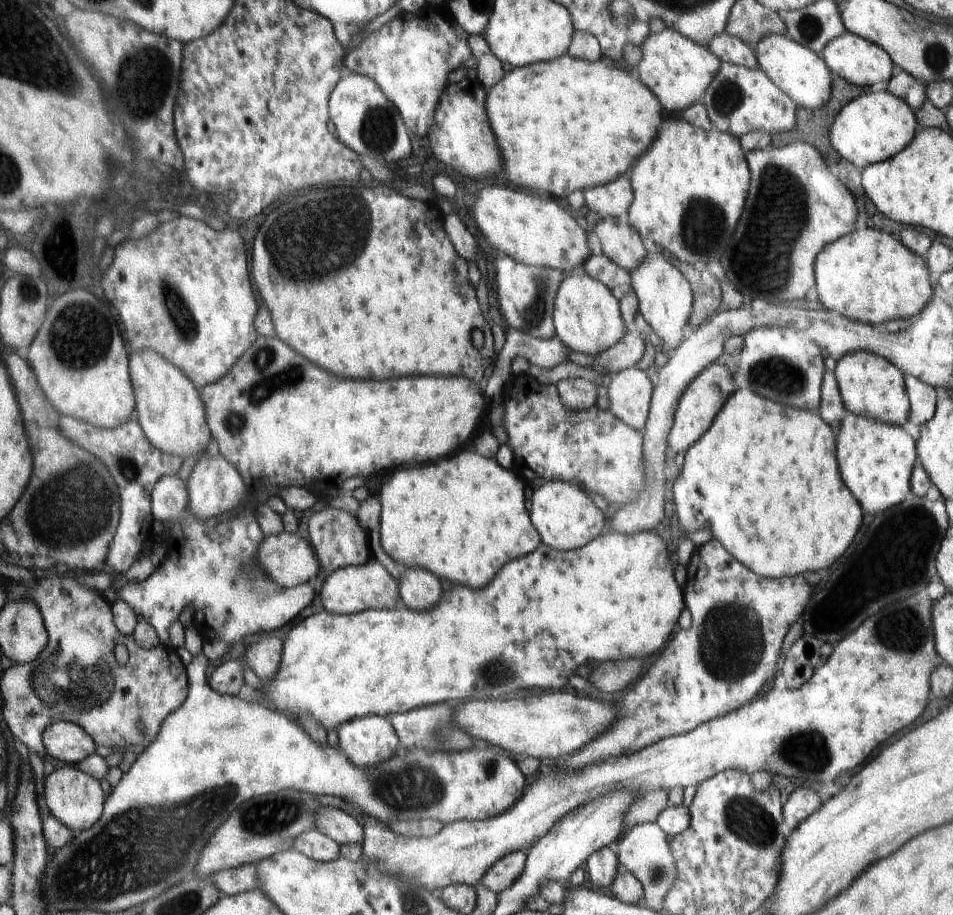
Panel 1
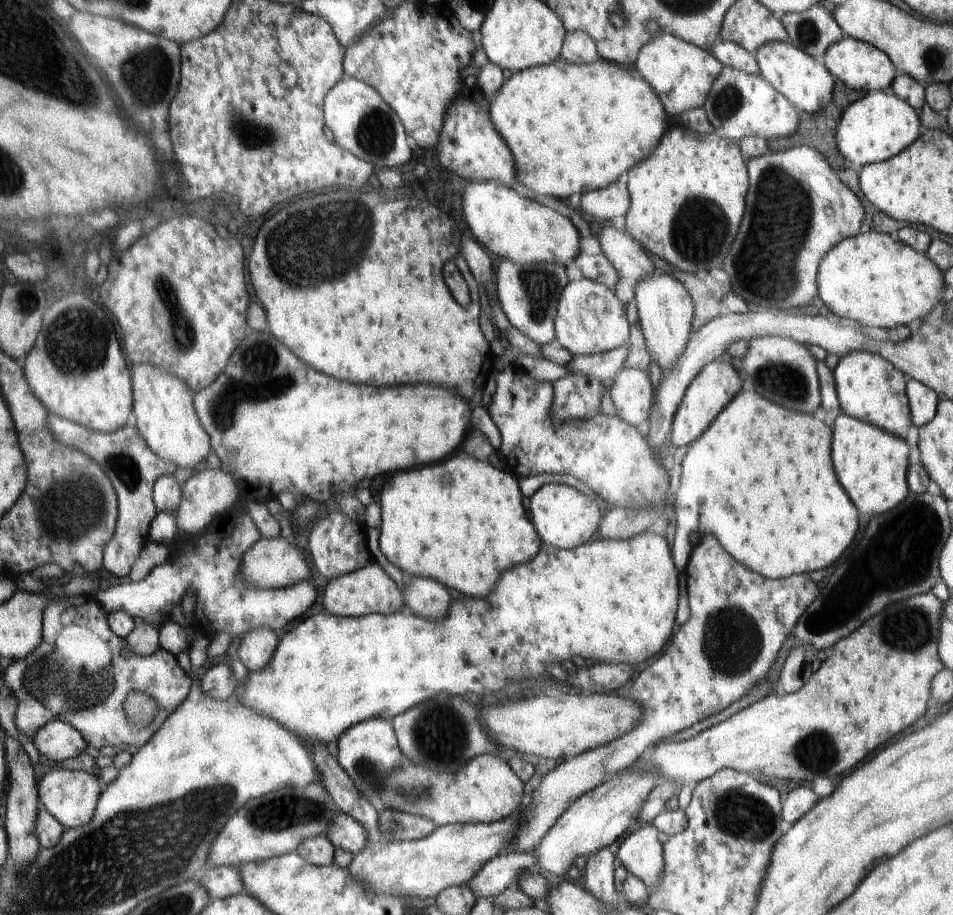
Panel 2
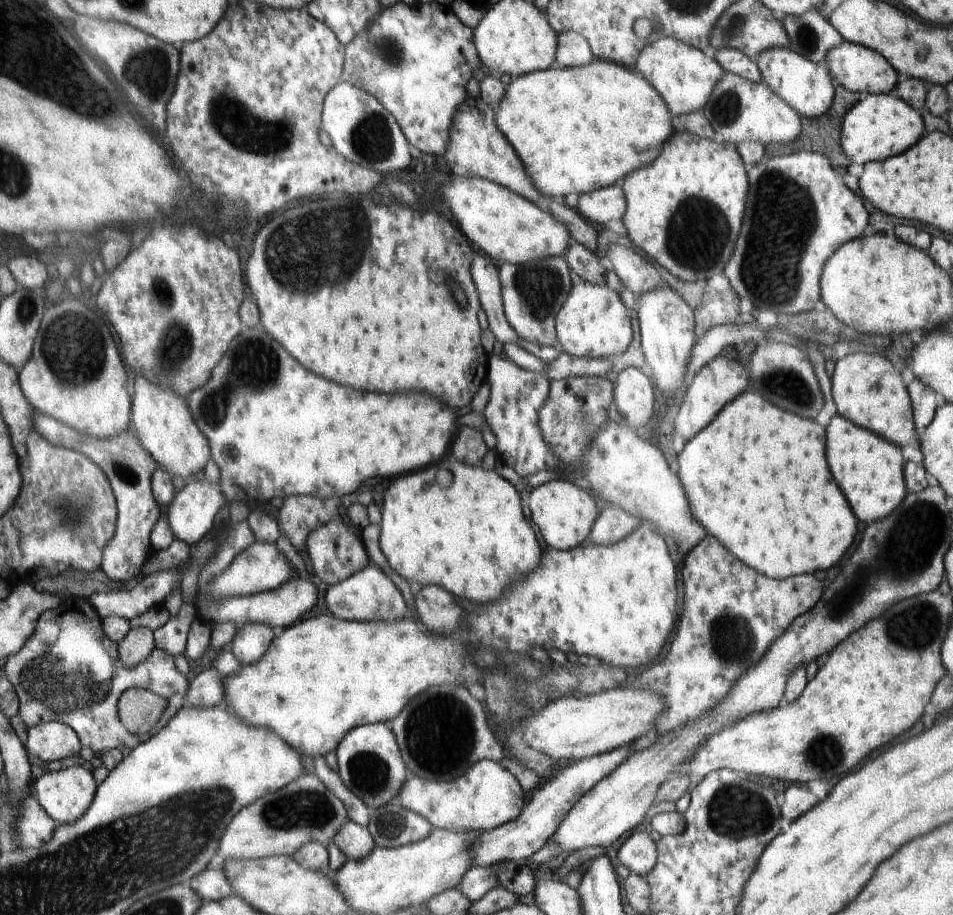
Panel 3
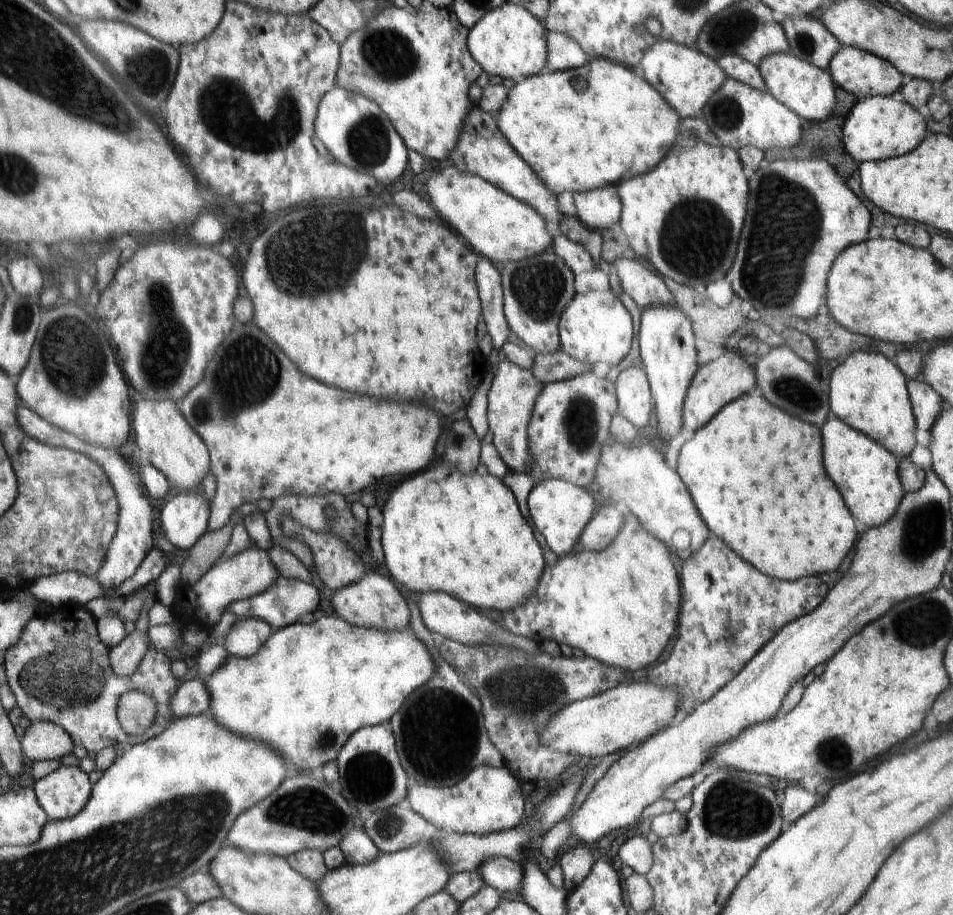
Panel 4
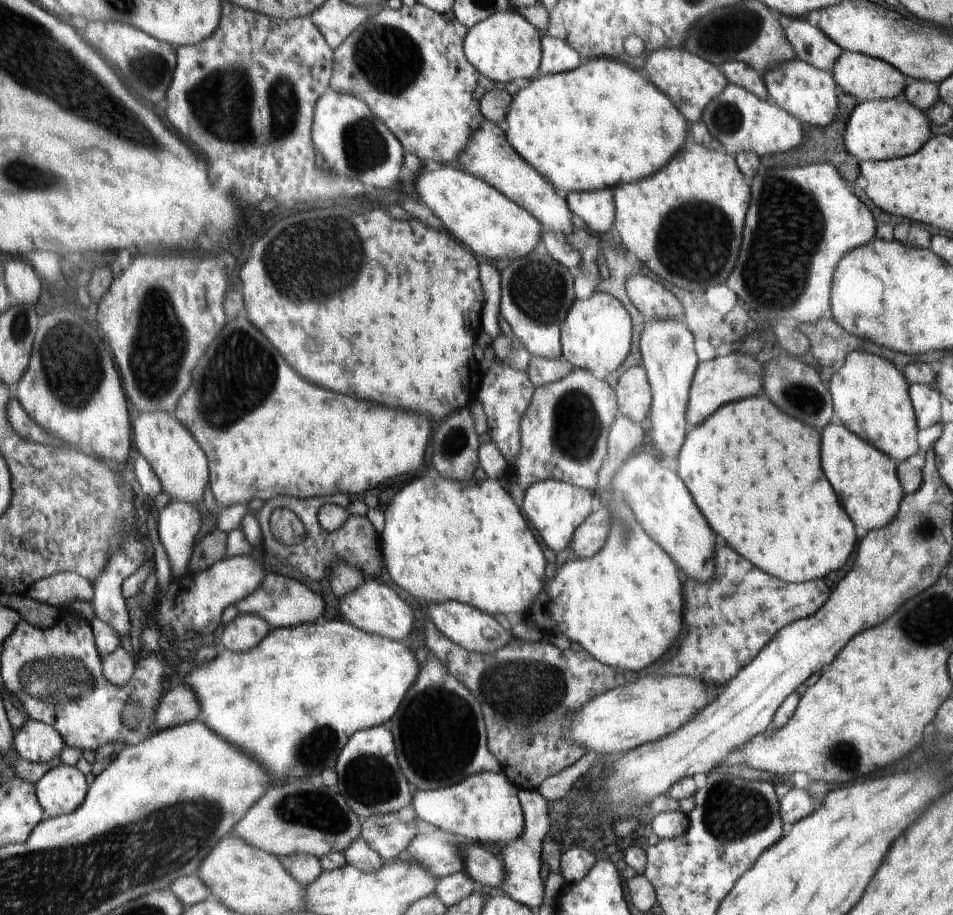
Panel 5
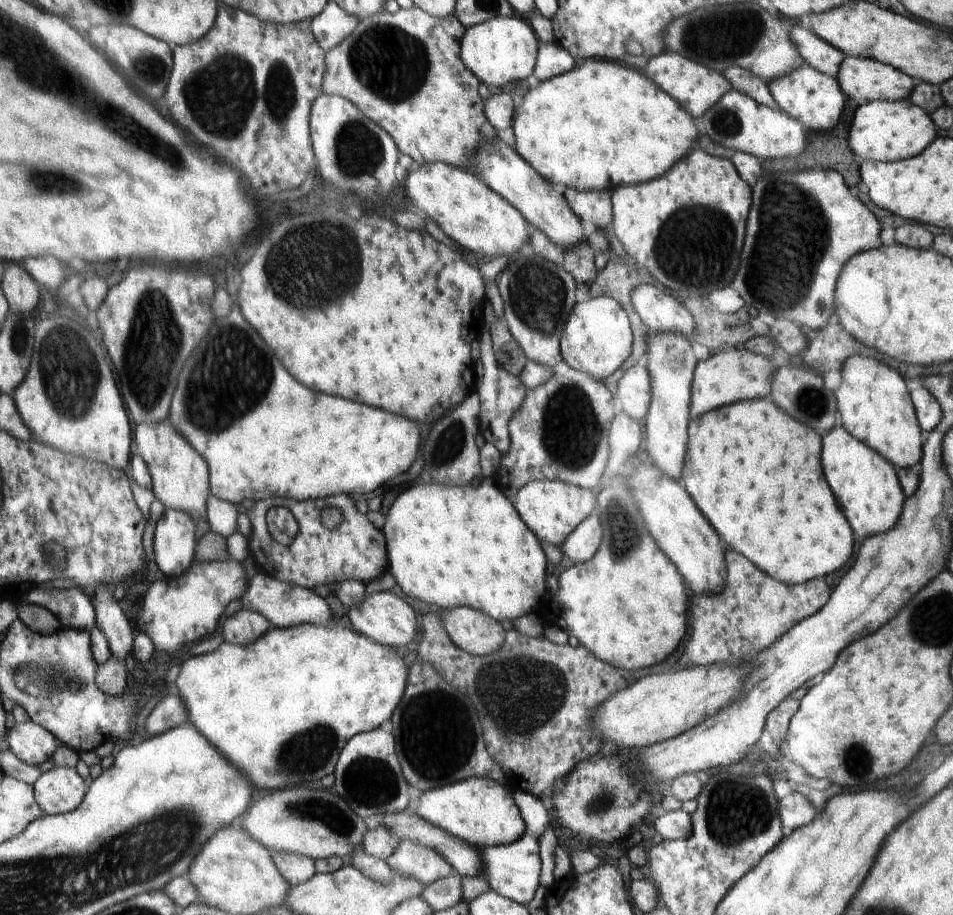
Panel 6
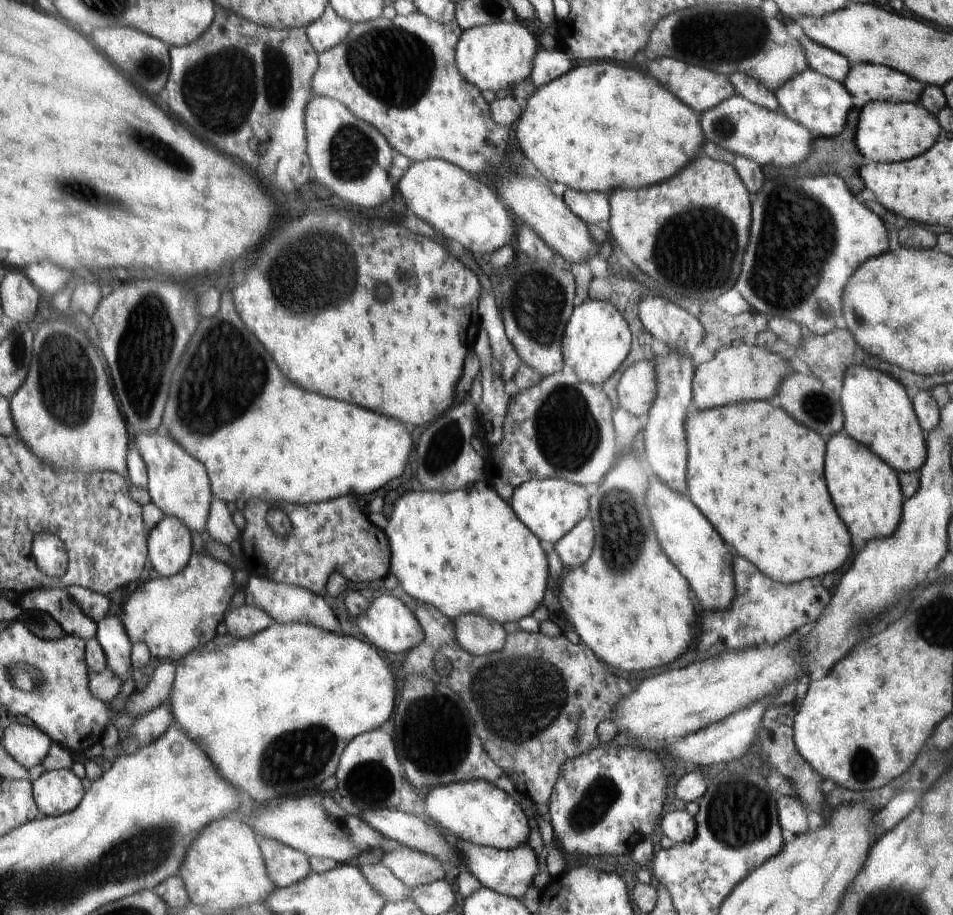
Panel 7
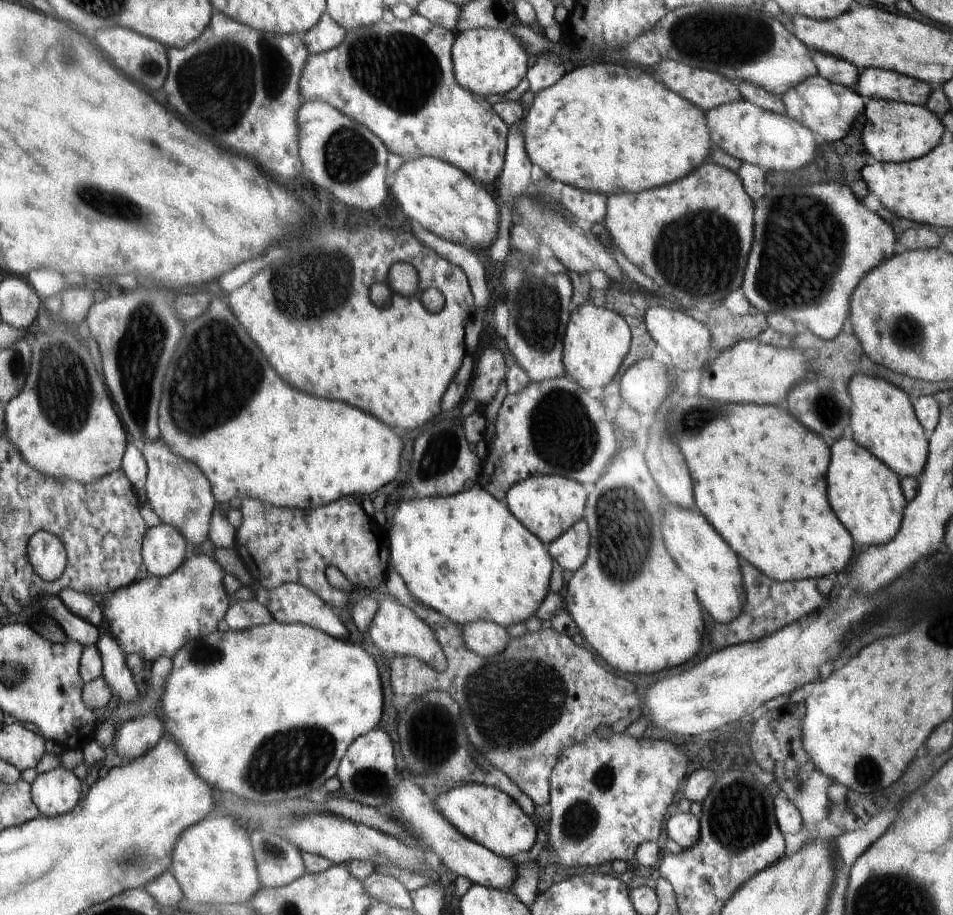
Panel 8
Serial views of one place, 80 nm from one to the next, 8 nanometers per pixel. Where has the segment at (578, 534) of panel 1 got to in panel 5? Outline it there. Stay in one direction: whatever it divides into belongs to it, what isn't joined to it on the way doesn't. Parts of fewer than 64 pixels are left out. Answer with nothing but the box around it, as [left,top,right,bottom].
[522,480,593,554]

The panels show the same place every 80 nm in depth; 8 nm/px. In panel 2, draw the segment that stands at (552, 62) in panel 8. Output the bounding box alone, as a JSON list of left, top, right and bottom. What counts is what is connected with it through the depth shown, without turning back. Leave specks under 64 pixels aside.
[559,30,600,65]

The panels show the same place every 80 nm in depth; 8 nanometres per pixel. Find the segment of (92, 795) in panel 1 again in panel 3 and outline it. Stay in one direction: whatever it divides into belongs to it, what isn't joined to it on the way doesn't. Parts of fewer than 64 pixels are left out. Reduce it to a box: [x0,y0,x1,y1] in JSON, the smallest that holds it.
[32,765,98,826]

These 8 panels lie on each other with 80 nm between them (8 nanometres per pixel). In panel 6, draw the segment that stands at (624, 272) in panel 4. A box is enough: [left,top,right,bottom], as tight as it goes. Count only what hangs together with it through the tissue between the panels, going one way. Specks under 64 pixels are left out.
[631,284,694,339]

